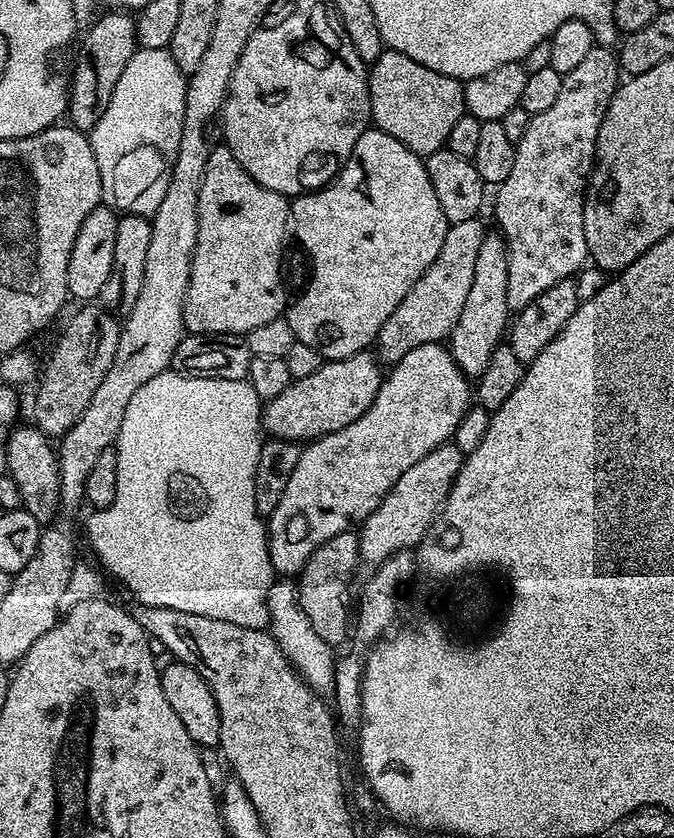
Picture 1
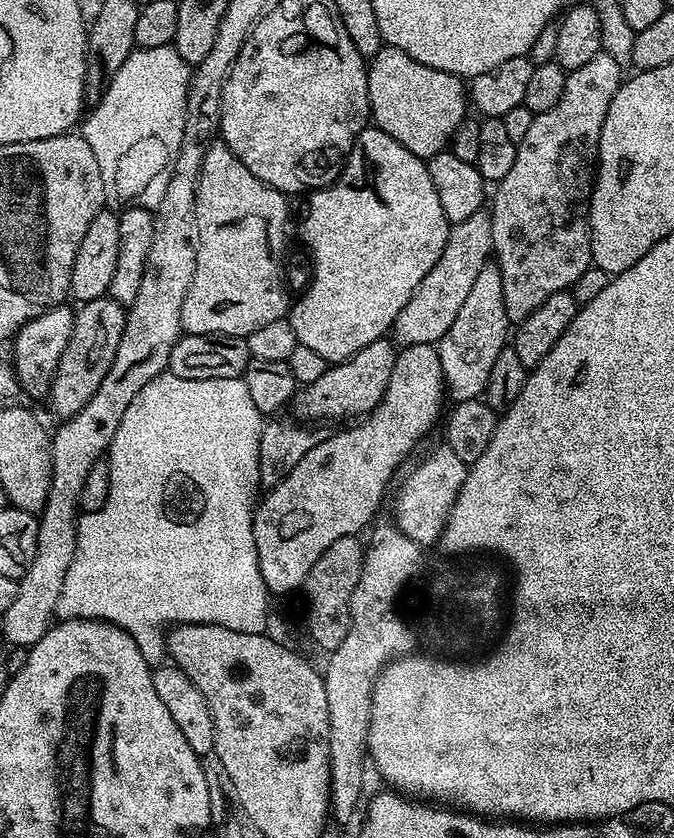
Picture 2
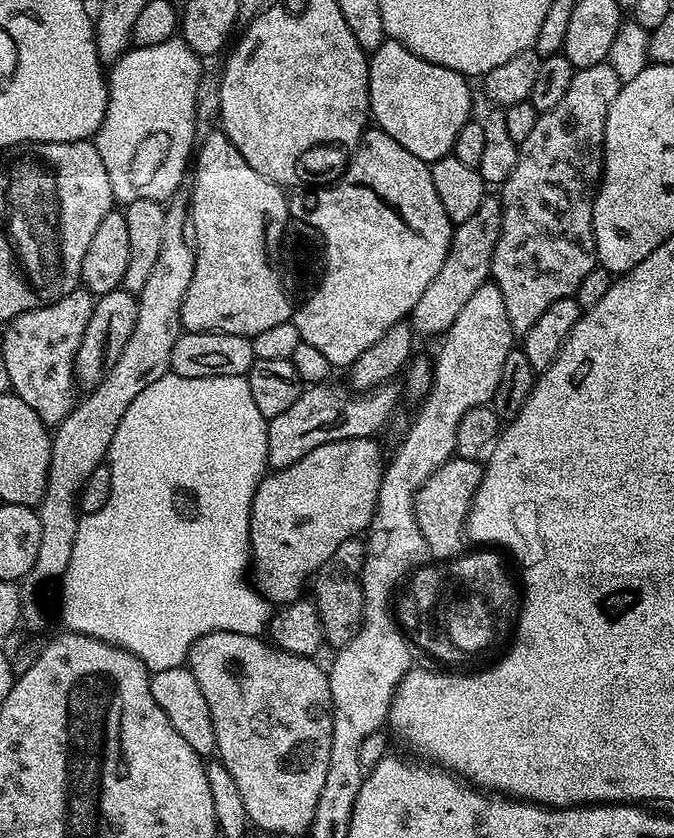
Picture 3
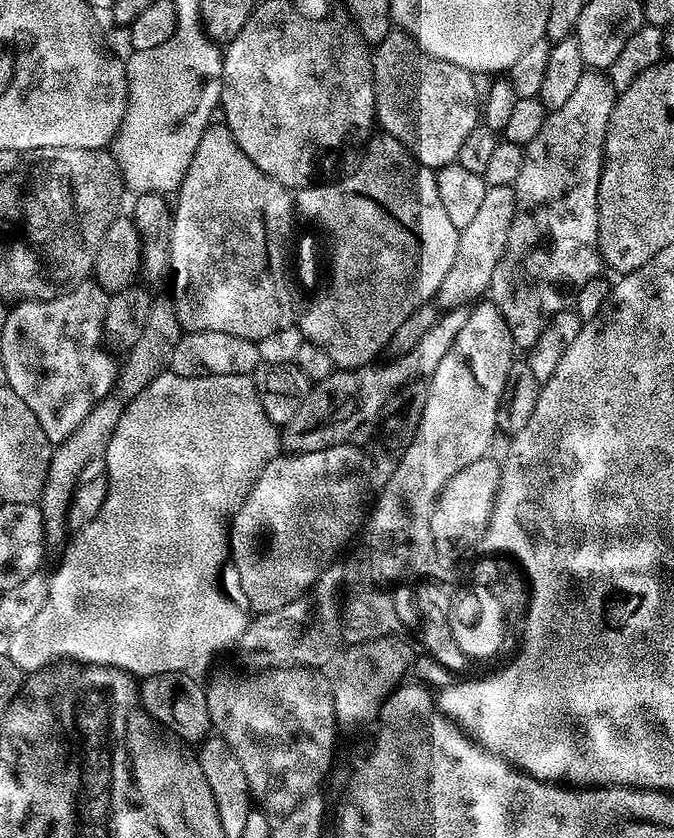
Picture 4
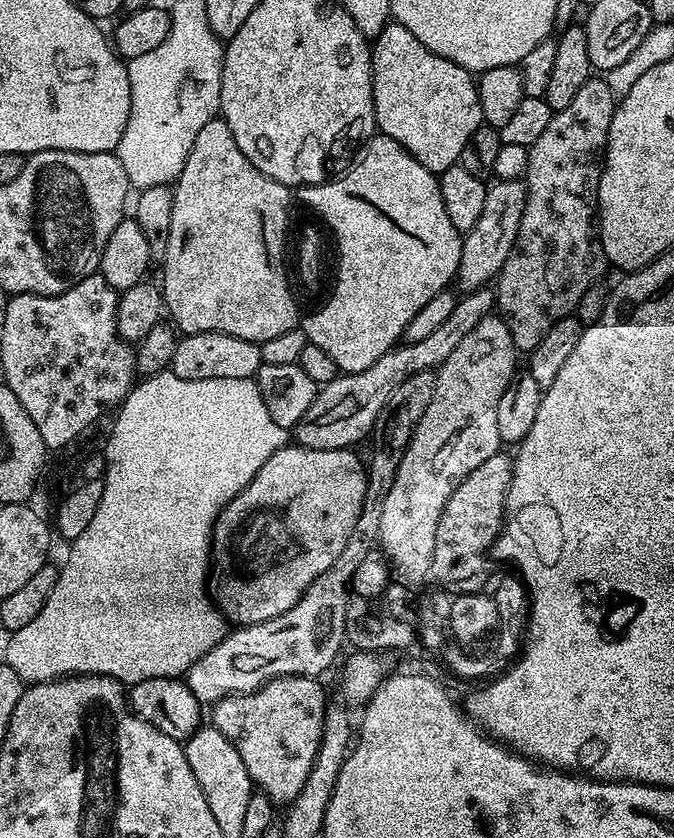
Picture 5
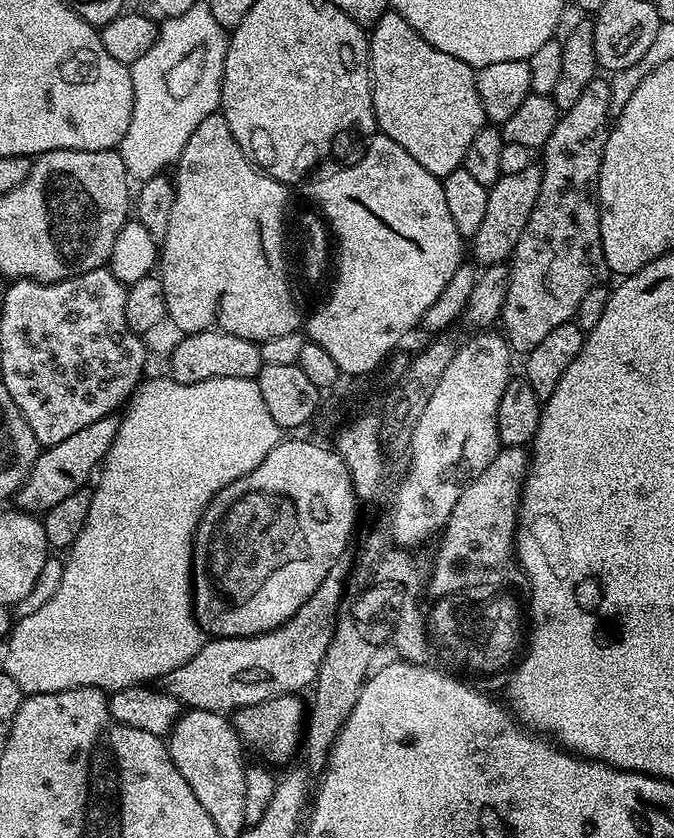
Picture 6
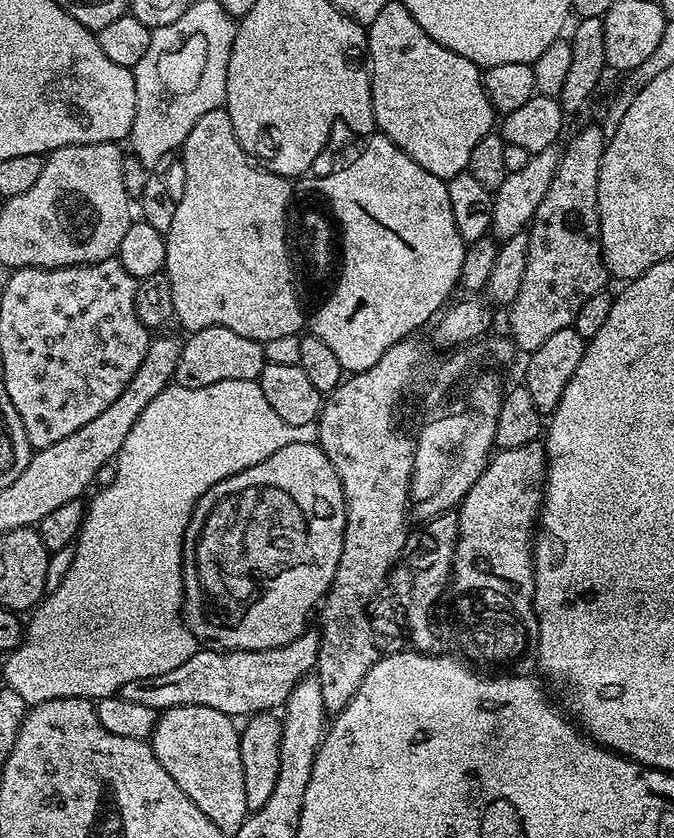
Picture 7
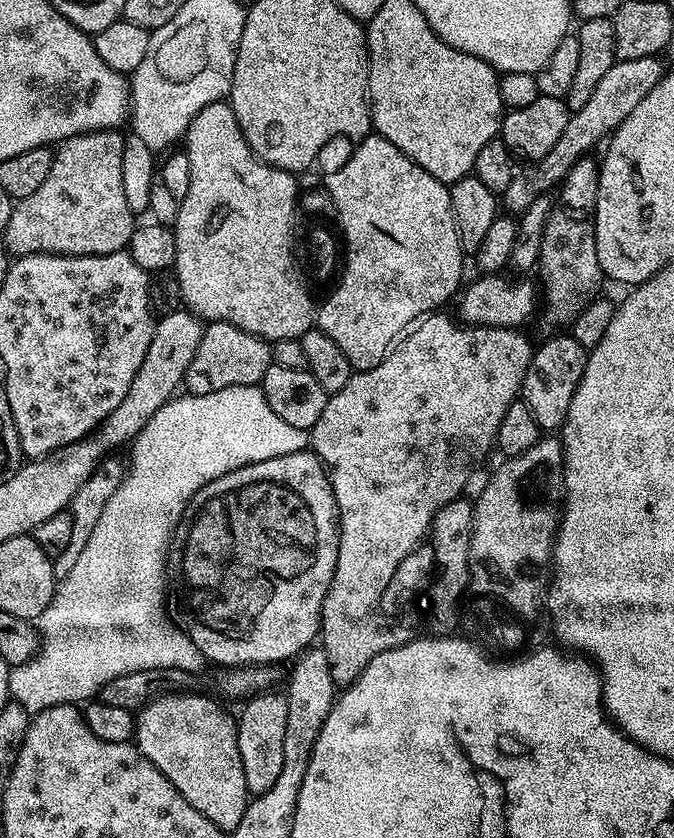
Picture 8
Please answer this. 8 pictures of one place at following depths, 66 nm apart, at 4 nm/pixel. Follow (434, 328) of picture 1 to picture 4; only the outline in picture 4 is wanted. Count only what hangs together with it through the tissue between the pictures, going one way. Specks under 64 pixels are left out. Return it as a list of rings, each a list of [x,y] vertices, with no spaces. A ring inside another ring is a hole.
[[[513,185],[487,186],[479,211],[471,223],[460,230],[454,262],[446,273],[446,278],[442,278],[442,286],[438,286],[436,291],[434,304],[440,310],[467,309],[487,293],[490,278],[494,278],[494,266],[498,266],[498,258],[502,258],[502,250],[506,250],[506,238],[510,234],[515,205],[516,189]]]

